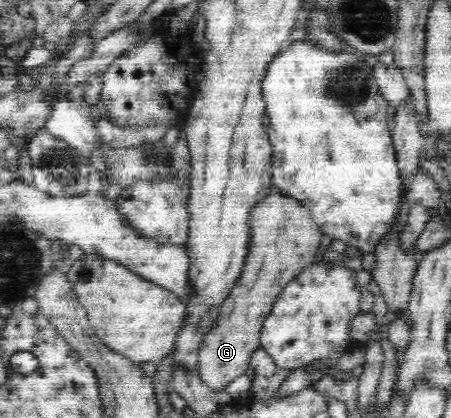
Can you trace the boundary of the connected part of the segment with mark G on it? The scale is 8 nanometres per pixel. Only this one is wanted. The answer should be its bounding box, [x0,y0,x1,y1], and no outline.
[199,180,322,390]

